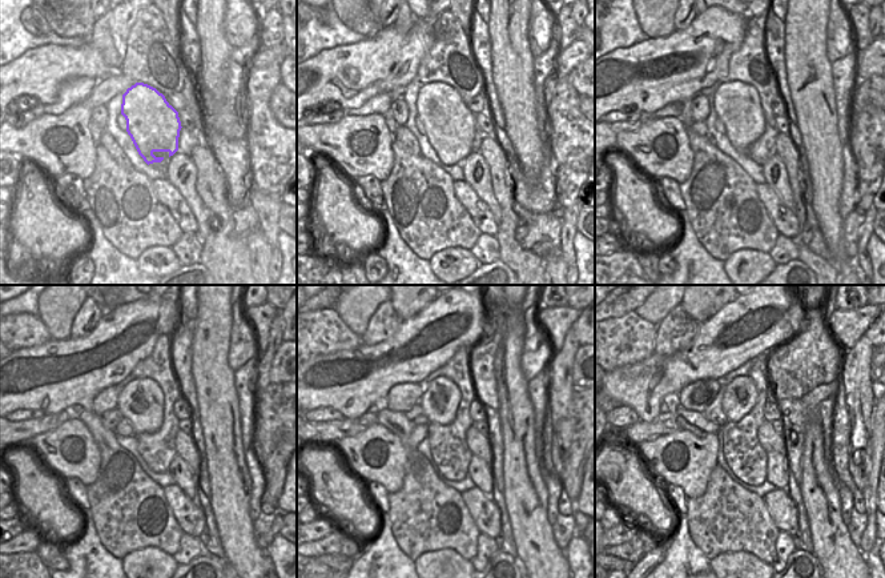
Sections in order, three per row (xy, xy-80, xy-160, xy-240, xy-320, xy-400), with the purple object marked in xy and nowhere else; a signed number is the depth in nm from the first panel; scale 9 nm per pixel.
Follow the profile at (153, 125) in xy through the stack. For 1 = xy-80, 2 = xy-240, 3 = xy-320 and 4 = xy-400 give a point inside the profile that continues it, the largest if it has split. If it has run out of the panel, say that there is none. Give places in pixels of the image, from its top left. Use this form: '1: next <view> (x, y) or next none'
1: next xy-80 (449, 123)
2: next xy-240 (141, 401)
3: next xy-320 (439, 401)
4: next xy-400 (739, 397)

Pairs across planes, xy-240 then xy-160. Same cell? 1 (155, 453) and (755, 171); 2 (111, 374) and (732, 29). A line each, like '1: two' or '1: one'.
1: two
2: one

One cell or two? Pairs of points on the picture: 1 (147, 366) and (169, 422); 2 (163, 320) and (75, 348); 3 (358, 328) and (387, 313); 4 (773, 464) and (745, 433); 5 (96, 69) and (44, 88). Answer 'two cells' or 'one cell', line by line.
1: one cell
2: one cell
3: two cells
4: two cells
5: one cell

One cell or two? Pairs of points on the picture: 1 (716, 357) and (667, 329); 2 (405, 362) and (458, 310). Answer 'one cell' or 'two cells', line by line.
1: two cells
2: one cell

